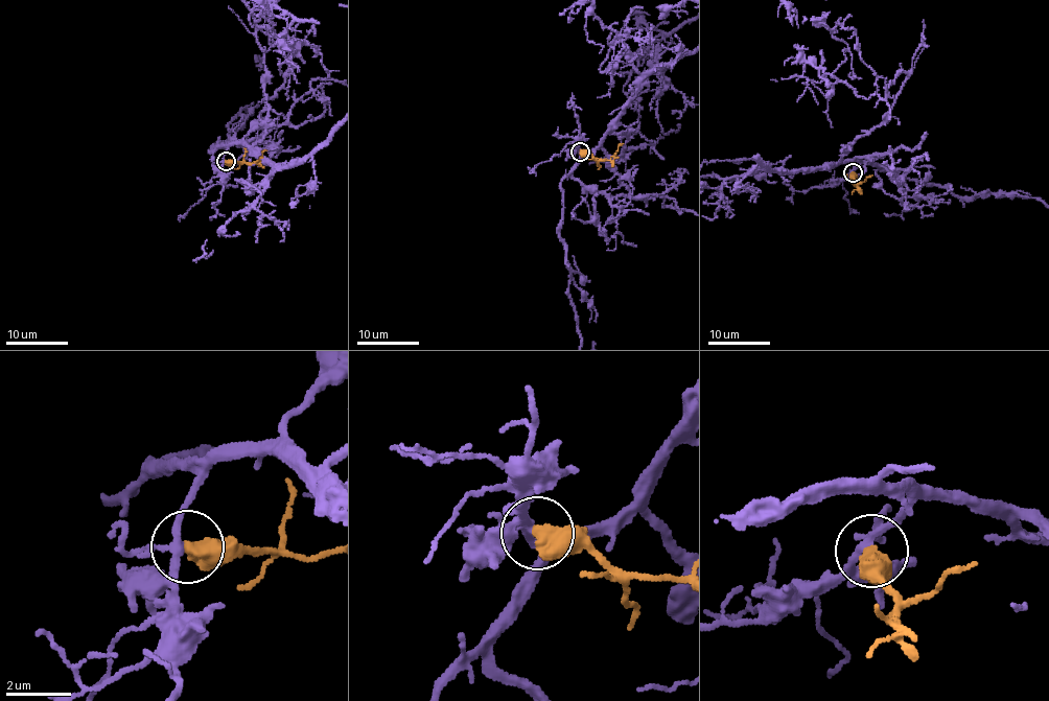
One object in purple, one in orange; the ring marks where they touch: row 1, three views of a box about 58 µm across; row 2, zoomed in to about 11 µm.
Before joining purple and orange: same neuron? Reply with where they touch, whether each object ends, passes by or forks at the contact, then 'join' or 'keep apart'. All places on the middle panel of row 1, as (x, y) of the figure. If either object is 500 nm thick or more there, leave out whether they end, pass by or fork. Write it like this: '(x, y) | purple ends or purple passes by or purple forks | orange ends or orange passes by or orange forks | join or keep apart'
(580, 152) | join

